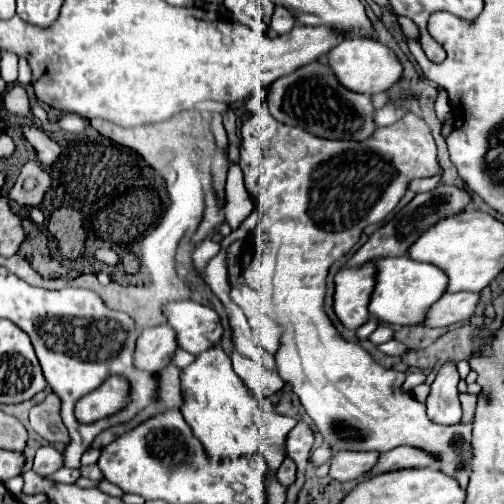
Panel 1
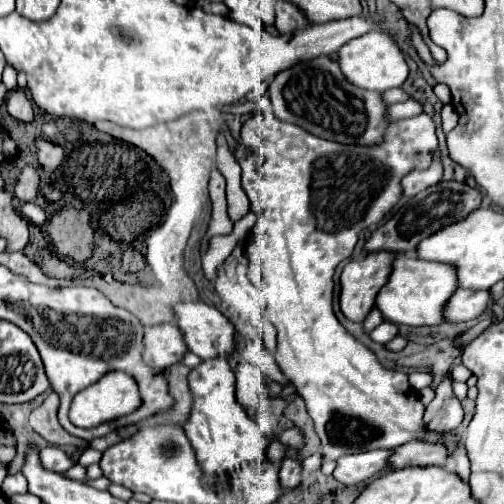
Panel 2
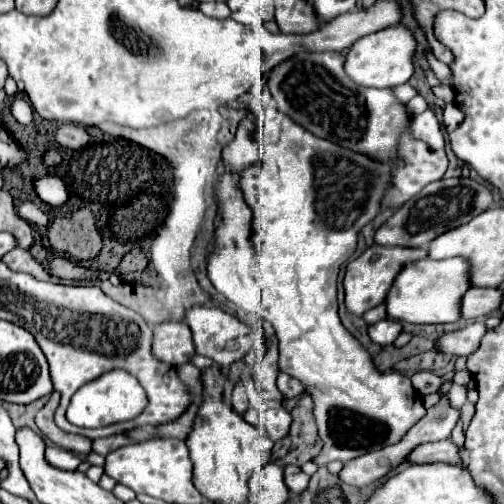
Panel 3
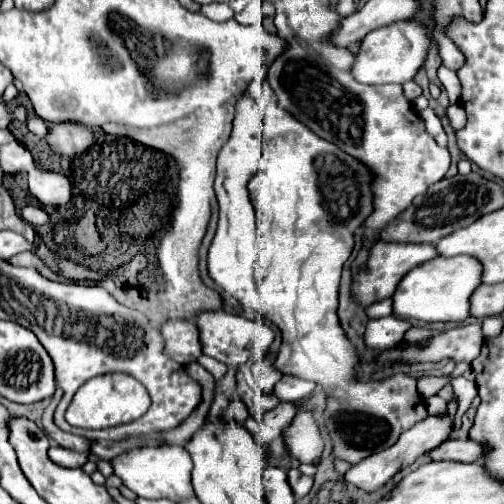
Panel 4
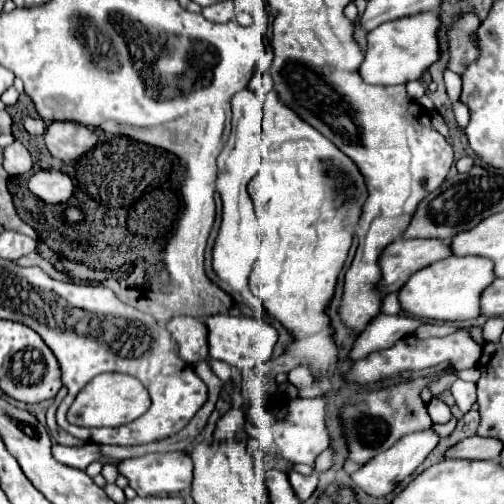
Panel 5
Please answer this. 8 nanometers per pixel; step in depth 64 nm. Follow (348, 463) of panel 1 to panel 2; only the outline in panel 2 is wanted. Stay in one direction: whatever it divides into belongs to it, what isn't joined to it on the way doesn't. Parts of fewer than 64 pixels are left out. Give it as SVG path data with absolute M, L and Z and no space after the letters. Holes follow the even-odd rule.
M370 450L370 452L340 456L340 460L336 460L334 478L346 486L360 484L382 472L388 464L390 454L392 454L390 450Z

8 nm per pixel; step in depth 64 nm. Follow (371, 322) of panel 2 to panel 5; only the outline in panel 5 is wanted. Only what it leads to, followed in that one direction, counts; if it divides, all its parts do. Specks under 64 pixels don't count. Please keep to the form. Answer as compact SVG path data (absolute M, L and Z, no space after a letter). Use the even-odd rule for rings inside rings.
M398 292L394 294L388 294L384 300L382 300L382 314L398 314L400 312L400 306L398 306Z

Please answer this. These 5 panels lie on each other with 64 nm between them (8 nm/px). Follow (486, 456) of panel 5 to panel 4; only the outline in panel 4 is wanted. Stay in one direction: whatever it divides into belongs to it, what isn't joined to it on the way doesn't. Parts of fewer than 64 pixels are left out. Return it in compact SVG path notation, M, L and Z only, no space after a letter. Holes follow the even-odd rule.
M446 440L438 444L436 448L428 450L426 456L436 462L436 460L452 460L452 462L478 462L482 460L484 446L472 442L472 440Z

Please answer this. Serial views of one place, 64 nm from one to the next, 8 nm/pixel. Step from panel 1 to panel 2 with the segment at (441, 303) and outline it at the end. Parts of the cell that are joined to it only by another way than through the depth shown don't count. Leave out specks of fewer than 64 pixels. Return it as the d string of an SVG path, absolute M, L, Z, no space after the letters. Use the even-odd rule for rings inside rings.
M456 290L452 294L452 300L448 300L448 304L444 304L444 322L468 322L478 318L484 308L486 302L490 300L490 292L488 290Z

